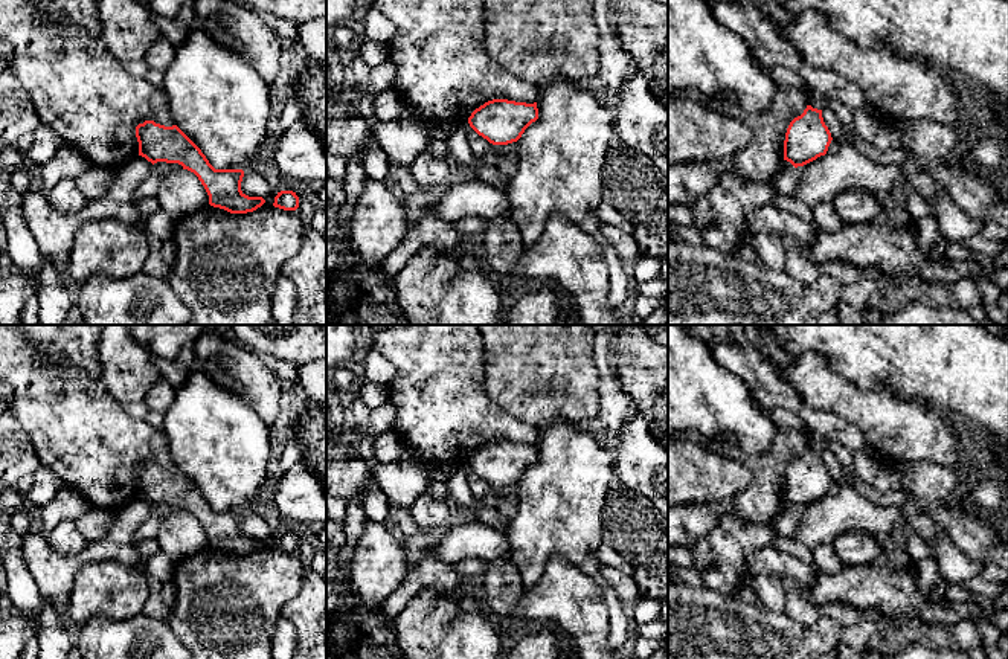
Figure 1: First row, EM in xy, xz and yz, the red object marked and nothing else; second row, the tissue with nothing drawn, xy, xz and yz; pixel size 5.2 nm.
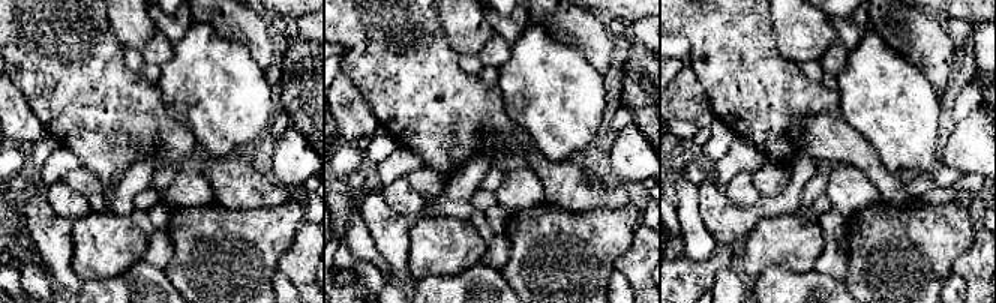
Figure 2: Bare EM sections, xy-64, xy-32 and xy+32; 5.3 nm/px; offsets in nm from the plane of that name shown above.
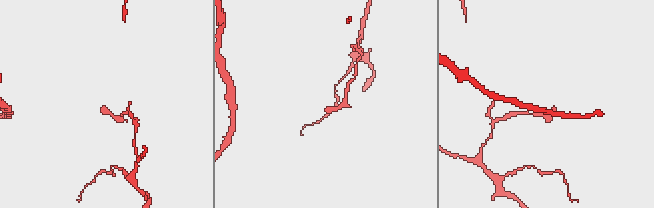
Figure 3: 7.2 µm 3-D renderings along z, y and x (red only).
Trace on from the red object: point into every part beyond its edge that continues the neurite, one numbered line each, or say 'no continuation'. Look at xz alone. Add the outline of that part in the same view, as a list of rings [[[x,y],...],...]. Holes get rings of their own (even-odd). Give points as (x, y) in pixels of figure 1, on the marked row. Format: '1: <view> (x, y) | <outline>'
no continuation

